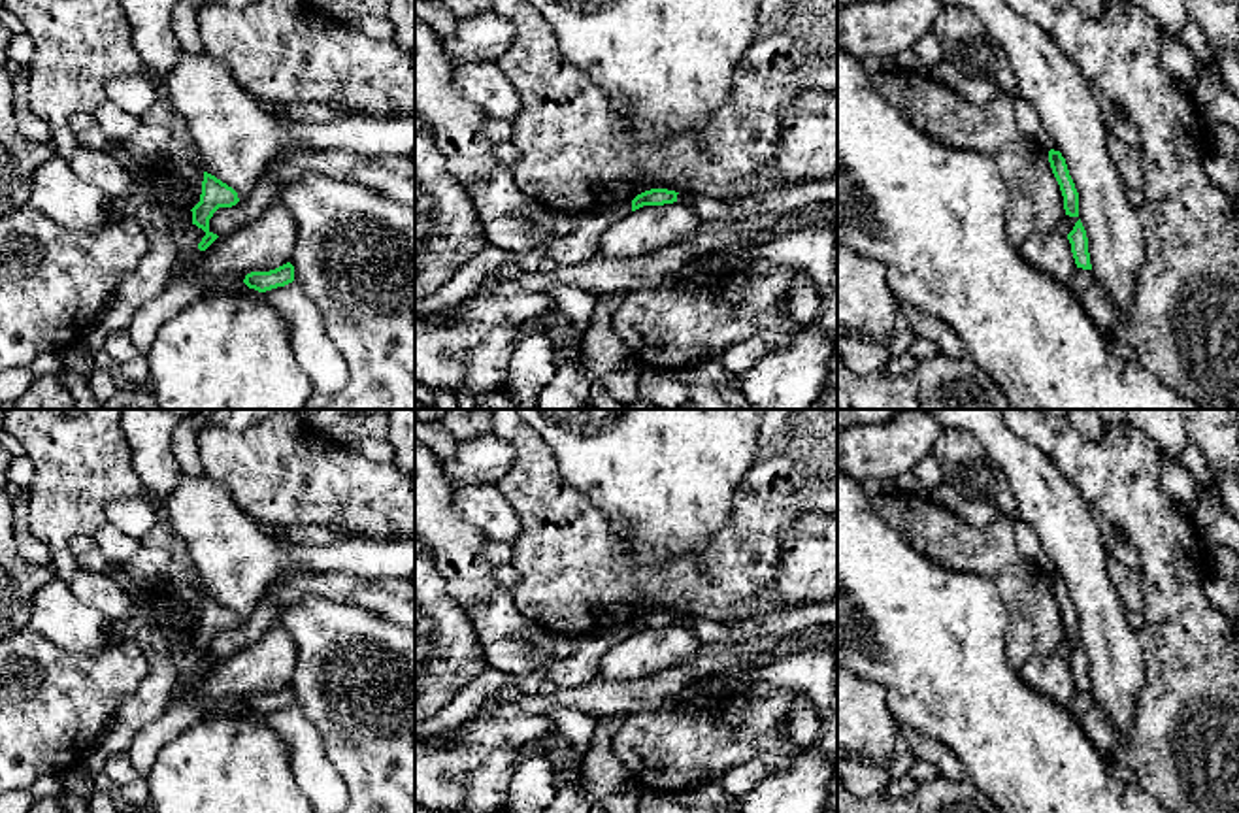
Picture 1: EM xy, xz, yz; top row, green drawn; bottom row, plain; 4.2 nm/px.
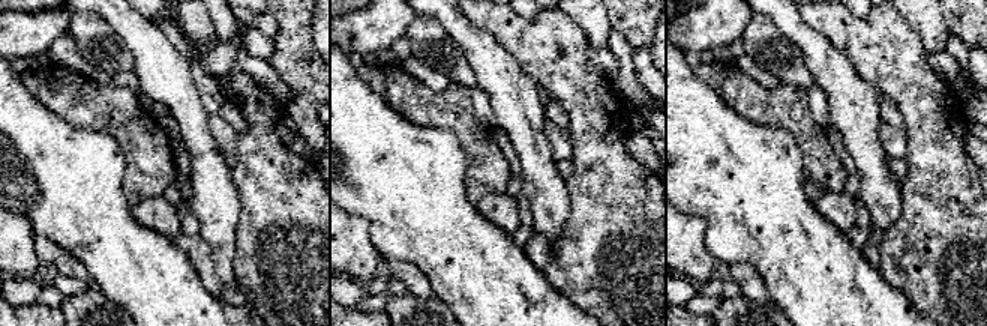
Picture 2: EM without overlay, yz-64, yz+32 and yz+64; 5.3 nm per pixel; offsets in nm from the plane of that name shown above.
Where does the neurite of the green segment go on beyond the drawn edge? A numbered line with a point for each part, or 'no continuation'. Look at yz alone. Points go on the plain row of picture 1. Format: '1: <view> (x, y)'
no continuation

